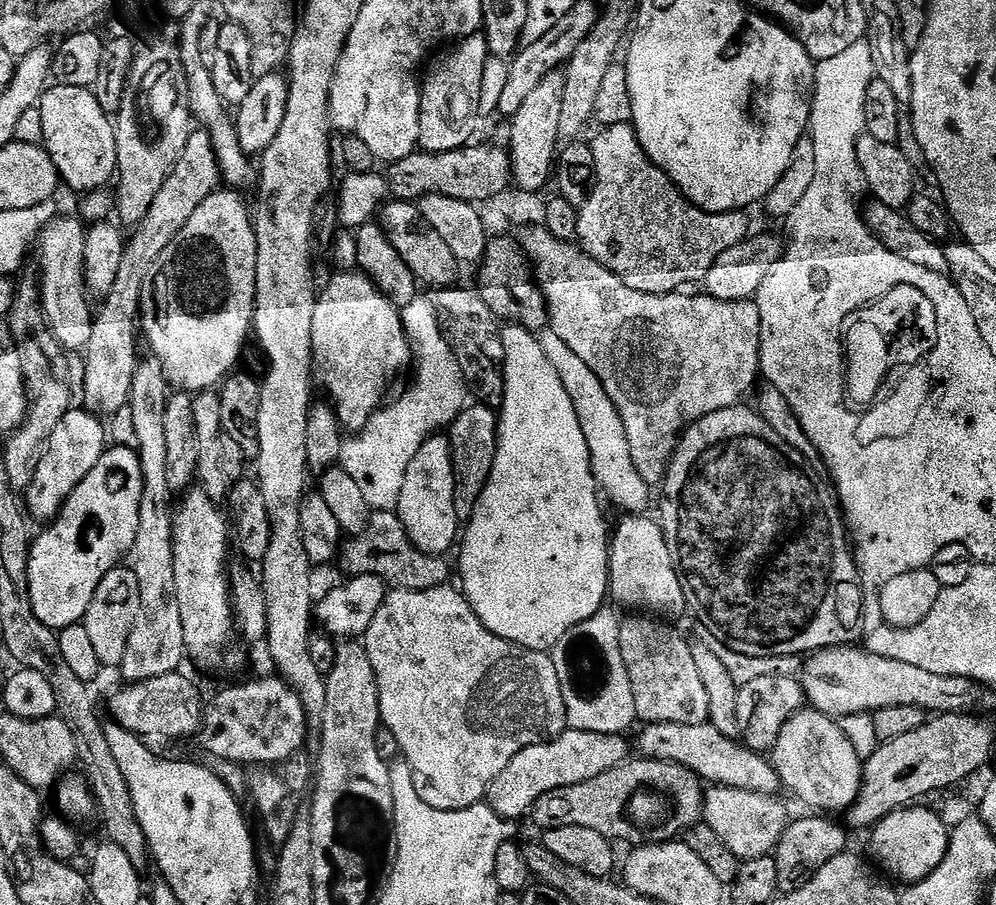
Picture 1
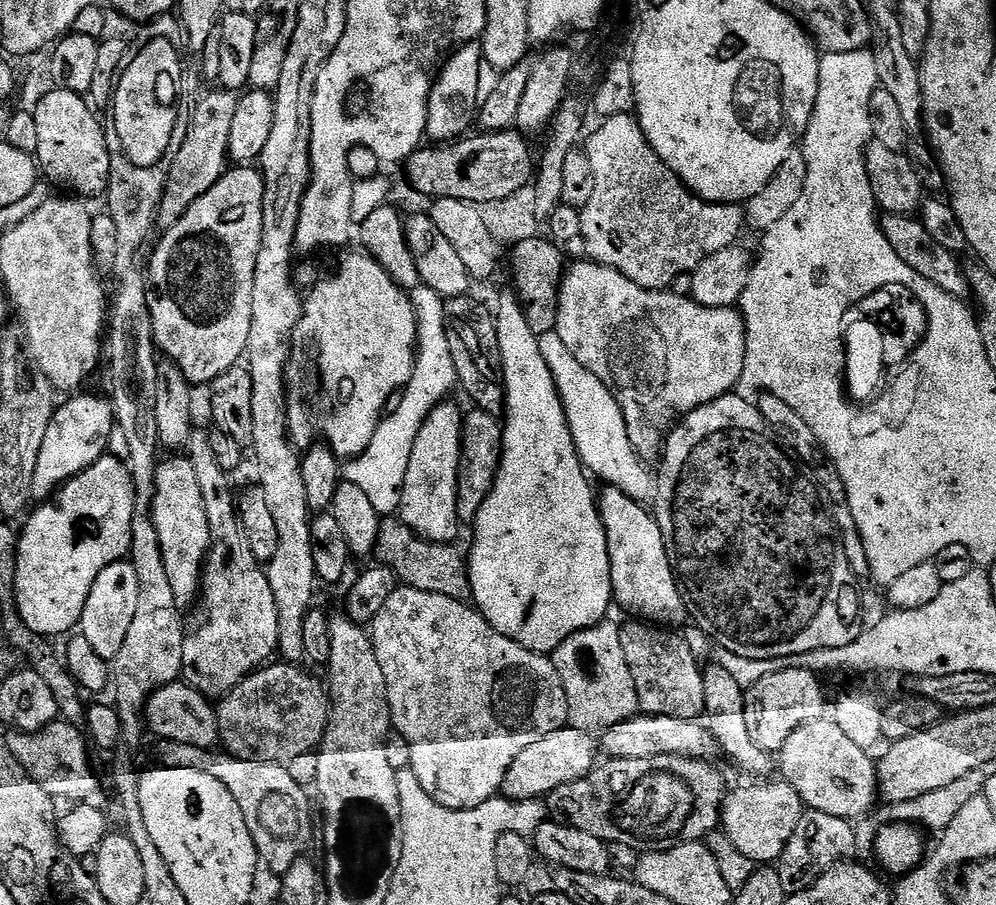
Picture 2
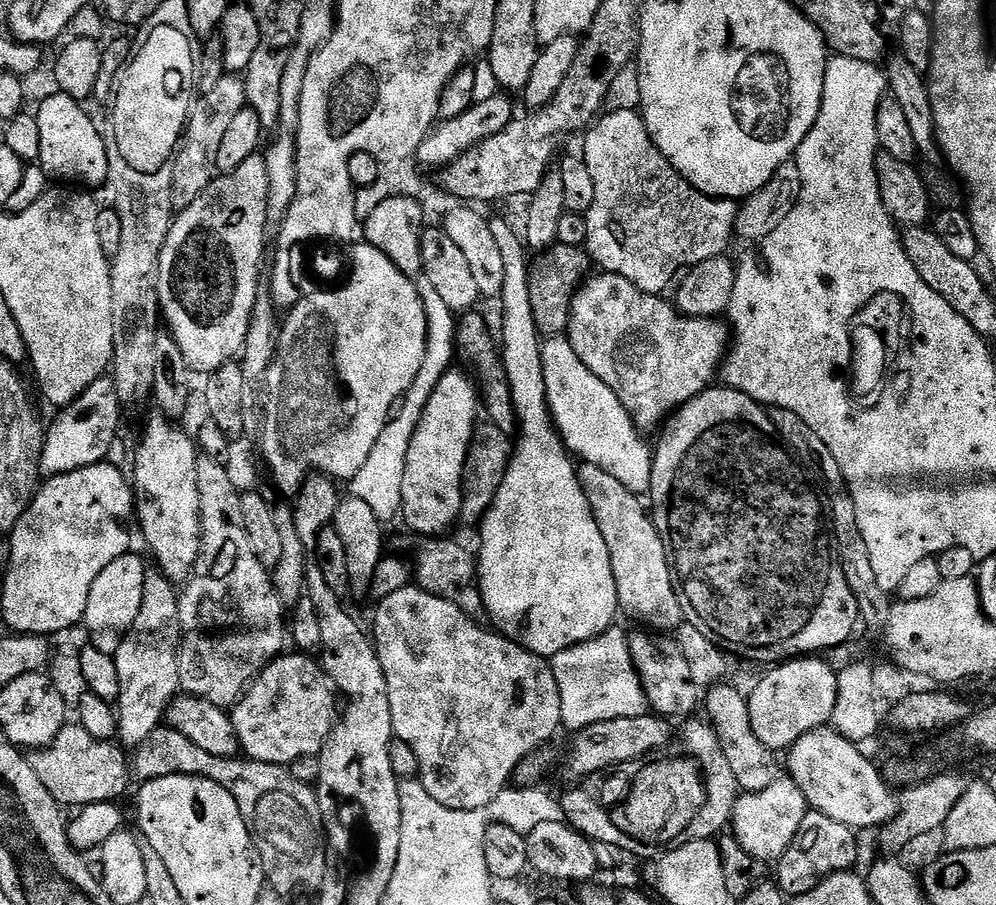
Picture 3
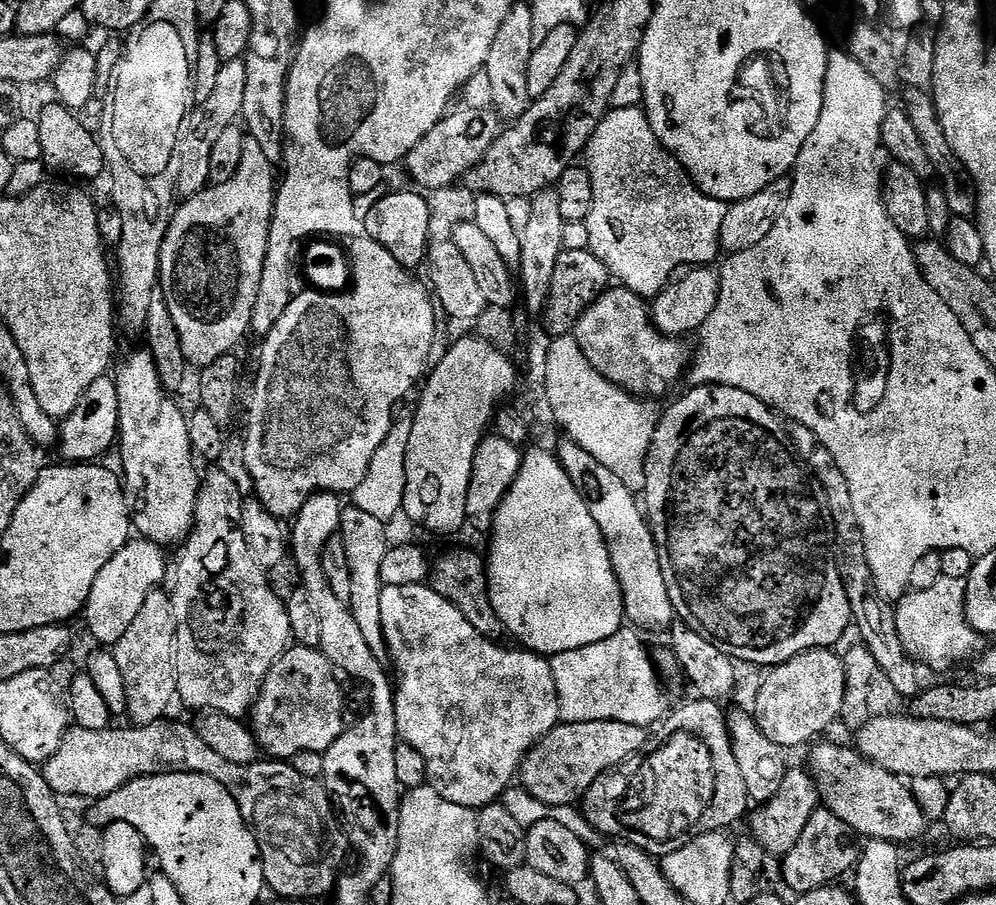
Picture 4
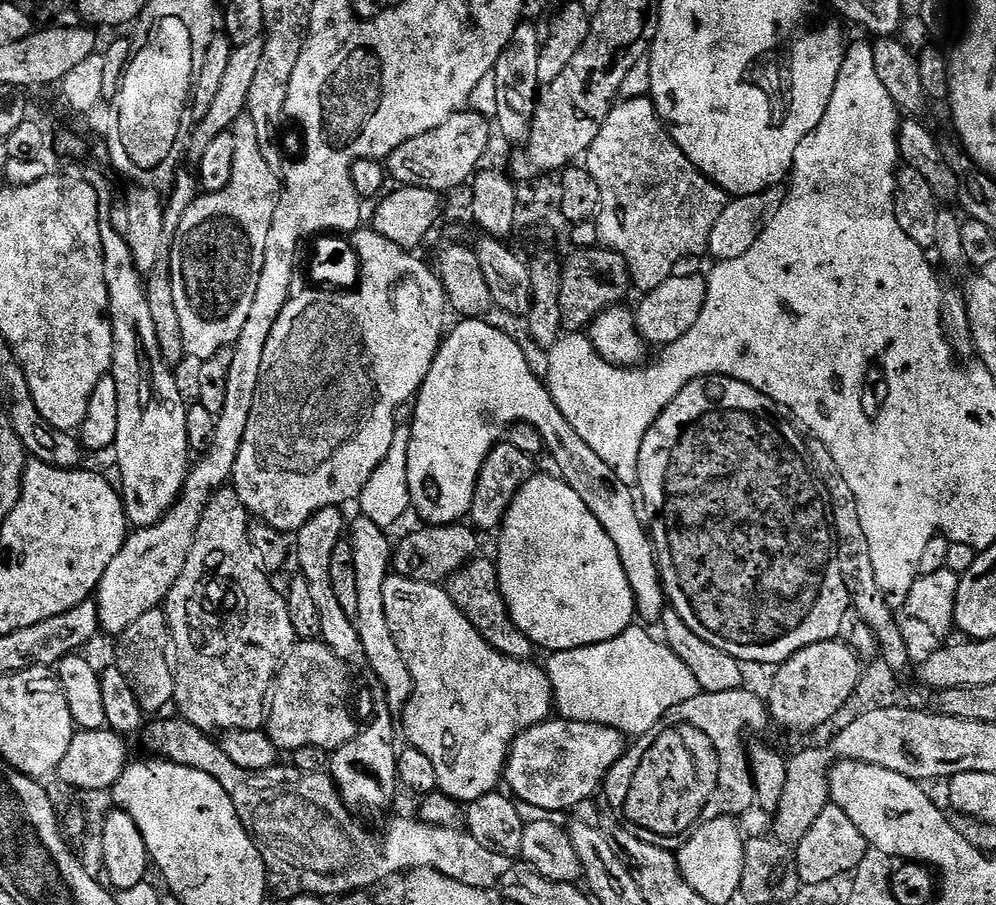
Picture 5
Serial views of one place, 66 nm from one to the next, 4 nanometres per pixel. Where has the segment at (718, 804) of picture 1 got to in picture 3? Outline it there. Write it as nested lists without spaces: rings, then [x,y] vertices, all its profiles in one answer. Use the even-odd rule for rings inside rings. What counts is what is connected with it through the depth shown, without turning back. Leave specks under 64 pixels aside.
[[[784,774],[774,782],[774,786],[766,786],[766,790],[746,792],[737,796],[730,828],[736,841],[757,862],[764,862],[764,860],[778,862],[782,854],[790,850],[790,842],[794,842],[802,826],[802,818],[806,818],[808,811],[810,811],[808,799],[804,796],[804,792],[791,776]]]

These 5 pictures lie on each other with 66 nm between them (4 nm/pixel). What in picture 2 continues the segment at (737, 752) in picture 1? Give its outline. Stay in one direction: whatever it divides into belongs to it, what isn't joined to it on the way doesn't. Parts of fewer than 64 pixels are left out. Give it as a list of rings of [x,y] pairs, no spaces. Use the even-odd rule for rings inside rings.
[[[637,714],[626,722],[618,722],[607,729],[602,736],[602,748],[613,760],[630,758],[658,758],[659,756],[689,756],[705,762],[717,755],[718,745],[712,736],[712,729],[700,720],[686,718],[666,718]]]

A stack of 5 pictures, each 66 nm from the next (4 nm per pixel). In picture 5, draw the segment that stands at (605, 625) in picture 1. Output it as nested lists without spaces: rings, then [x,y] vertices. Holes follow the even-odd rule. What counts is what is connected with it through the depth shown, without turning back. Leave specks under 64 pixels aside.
[[[639,626],[606,642],[553,652],[547,659],[554,708],[563,719],[608,726],[628,738],[646,735],[674,706],[690,702],[701,692],[693,671],[674,650]]]

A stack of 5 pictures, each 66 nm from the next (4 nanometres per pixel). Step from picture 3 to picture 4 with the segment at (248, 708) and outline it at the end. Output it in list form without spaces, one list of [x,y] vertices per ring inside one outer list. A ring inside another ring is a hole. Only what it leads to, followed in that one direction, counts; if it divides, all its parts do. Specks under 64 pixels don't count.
[[[289,647],[284,657],[266,674],[256,707],[250,713],[250,727],[260,744],[260,751],[265,757],[275,758],[280,762],[291,761],[294,754],[303,752],[327,752],[334,742],[344,733],[344,692],[340,689],[341,677],[332,664],[324,657],[319,648]]]

